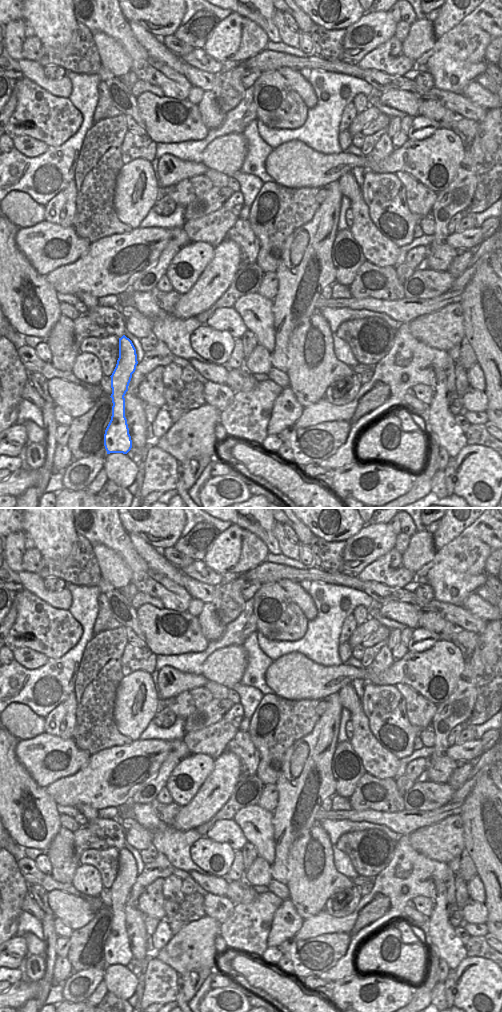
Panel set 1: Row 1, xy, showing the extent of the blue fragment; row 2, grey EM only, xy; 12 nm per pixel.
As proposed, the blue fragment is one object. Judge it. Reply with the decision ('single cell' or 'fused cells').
single cell

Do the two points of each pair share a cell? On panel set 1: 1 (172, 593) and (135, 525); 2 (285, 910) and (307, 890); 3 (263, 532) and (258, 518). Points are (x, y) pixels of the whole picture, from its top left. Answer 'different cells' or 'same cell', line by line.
1: different cells
2: different cells
3: same cell

